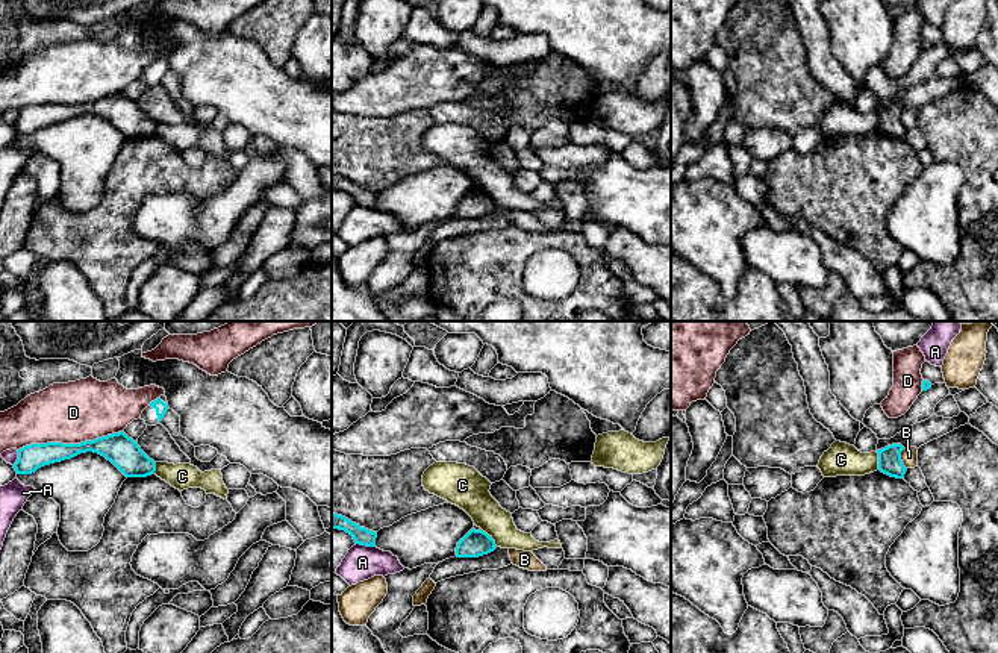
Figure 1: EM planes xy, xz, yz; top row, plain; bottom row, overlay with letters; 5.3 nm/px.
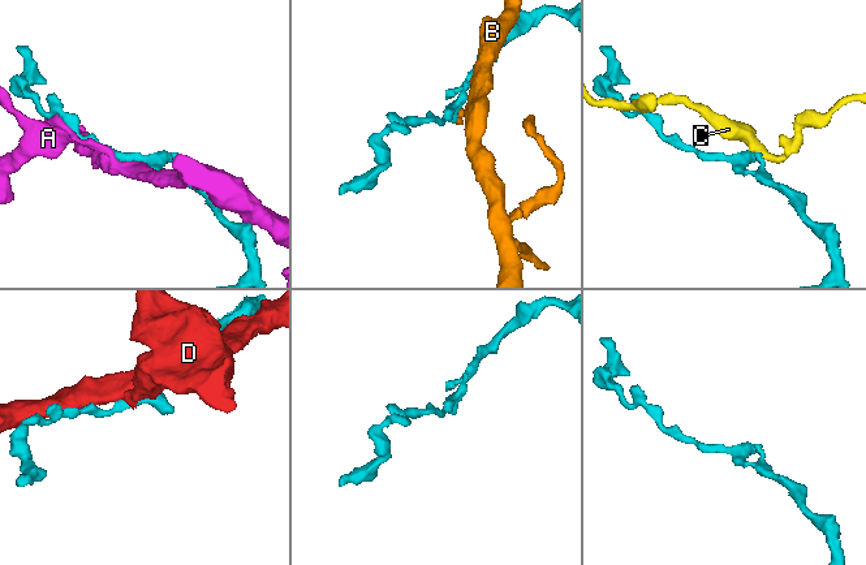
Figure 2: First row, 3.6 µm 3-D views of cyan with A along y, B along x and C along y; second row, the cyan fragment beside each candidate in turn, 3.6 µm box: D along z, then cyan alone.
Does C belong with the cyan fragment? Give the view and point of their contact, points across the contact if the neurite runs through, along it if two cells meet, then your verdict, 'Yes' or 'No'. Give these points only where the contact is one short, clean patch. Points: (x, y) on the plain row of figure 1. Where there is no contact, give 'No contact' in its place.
Touches cyan at xz (491, 199). Boundary: xz (482, 190), (497, 206). No

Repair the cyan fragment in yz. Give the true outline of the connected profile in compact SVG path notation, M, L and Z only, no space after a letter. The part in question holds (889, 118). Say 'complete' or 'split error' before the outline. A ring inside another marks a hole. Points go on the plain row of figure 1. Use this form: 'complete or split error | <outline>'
complete | M892 105L881 111L877 111L878 130L890 138L903 139L907 132L901 121L903 111L904 108L901 105Z

